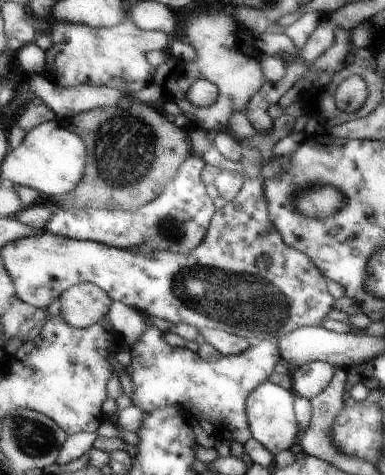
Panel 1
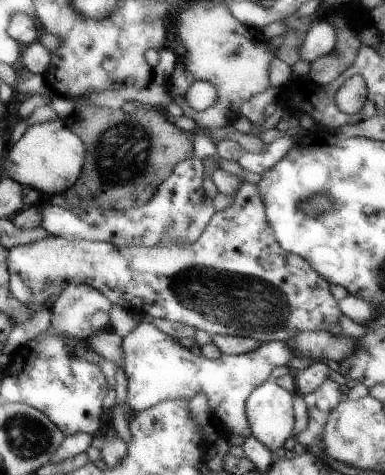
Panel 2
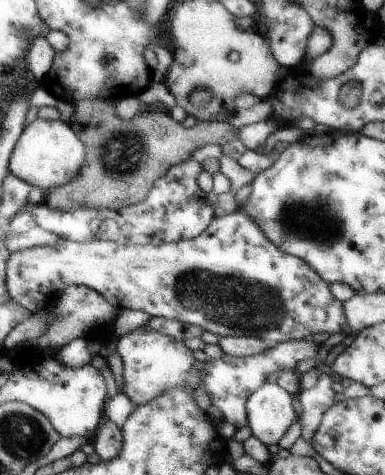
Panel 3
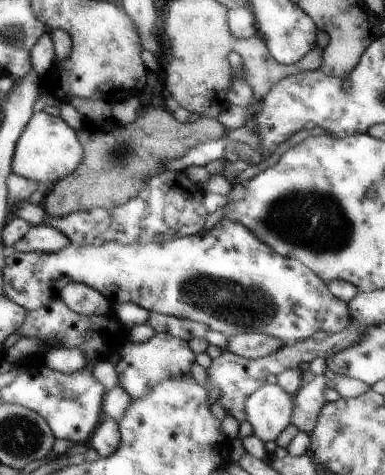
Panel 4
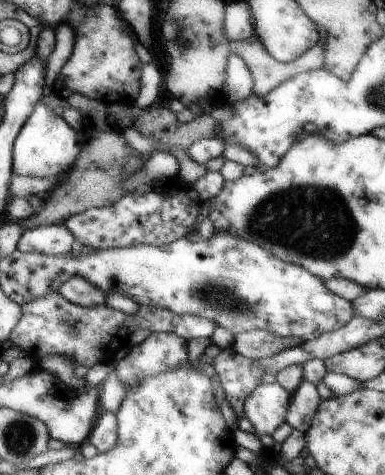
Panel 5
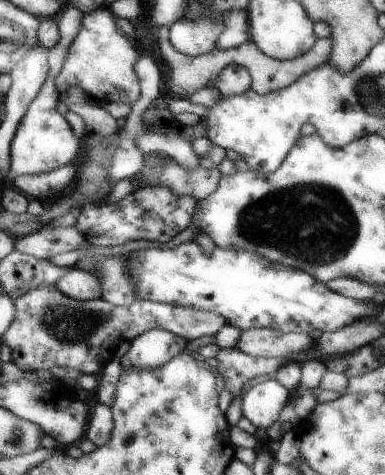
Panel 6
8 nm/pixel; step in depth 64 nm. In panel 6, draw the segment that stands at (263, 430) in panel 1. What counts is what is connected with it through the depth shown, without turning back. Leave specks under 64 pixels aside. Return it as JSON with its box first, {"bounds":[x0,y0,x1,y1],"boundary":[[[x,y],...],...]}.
{"bounds":[243,380,291,432],"boundary":[[[267,380],[251,388],[243,400],[243,416],[255,426],[267,432],[269,426],[273,426],[281,414],[281,410],[289,404],[291,392],[283,388],[277,380]]]}

